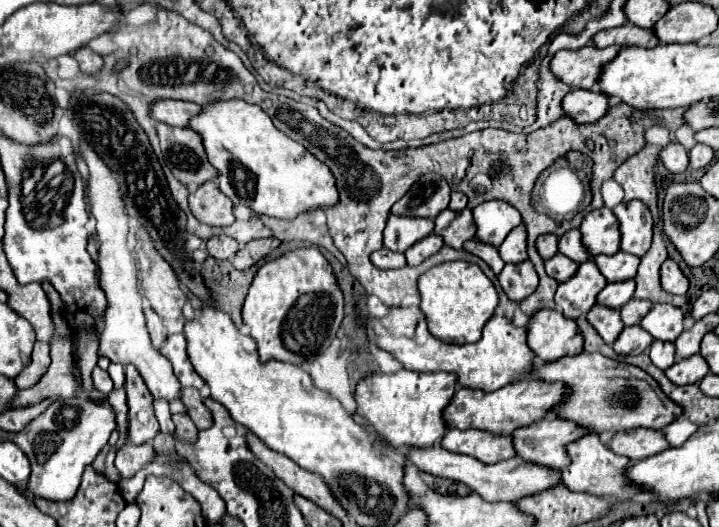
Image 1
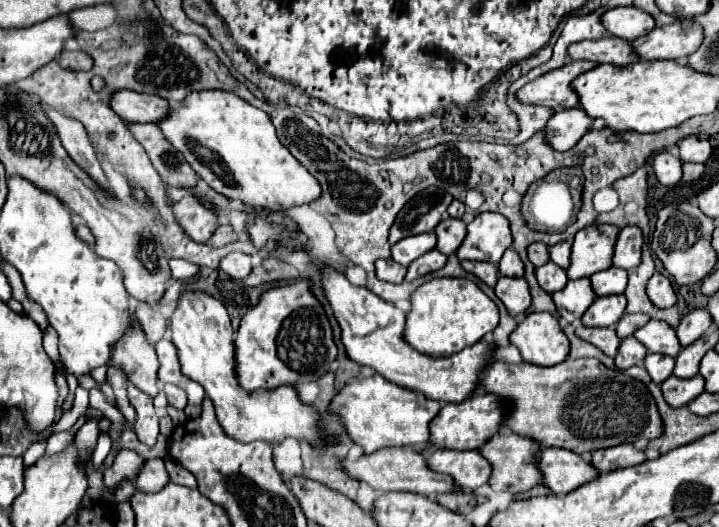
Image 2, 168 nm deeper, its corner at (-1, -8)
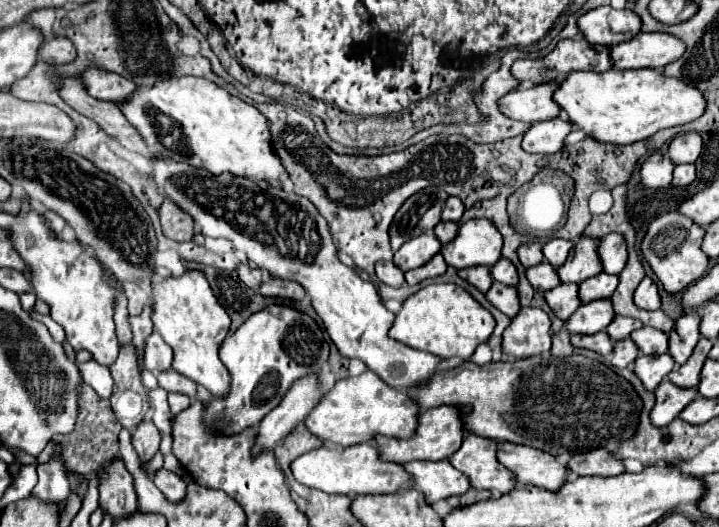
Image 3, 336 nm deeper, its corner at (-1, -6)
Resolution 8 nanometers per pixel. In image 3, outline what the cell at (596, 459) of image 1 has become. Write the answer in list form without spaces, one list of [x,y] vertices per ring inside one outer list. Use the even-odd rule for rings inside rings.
[[[507,441],[497,443],[497,461],[515,475],[517,483],[537,485],[549,491],[557,491],[569,473],[565,465],[555,461],[553,455]]]

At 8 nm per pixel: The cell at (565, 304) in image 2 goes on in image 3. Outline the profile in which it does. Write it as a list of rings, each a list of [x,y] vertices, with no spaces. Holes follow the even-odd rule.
[[[563,283],[557,285],[555,289],[549,289],[545,293],[545,301],[561,321],[569,319],[573,311],[581,305],[577,295],[577,285],[563,285]]]

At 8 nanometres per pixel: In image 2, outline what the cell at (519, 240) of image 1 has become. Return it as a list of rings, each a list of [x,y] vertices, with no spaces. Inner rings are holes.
[[[509,247],[503,253],[503,257],[499,261],[499,273],[507,275],[507,277],[523,277],[523,263],[513,247]]]

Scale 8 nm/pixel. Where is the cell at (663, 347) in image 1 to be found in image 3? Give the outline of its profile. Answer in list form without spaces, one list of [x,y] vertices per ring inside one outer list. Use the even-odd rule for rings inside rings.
[[[669,353],[665,355],[641,355],[635,359],[635,375],[641,379],[647,391],[655,391],[655,387],[671,373],[673,359]]]

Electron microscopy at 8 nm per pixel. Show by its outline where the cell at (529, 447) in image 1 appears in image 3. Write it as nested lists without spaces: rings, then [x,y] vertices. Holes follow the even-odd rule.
[[[469,433],[463,439],[459,451],[449,457],[449,463],[469,479],[469,485],[473,489],[497,489],[501,493],[507,493],[515,487],[513,473],[497,465],[493,449],[495,441]]]

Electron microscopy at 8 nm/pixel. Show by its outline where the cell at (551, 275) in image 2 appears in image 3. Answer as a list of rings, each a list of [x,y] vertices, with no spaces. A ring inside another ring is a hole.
[[[539,263],[535,267],[529,267],[525,271],[525,275],[527,275],[531,287],[535,291],[539,291],[539,293],[545,293],[547,289],[553,289],[553,287],[557,287],[561,283],[555,269],[551,265],[547,265],[547,263]]]

